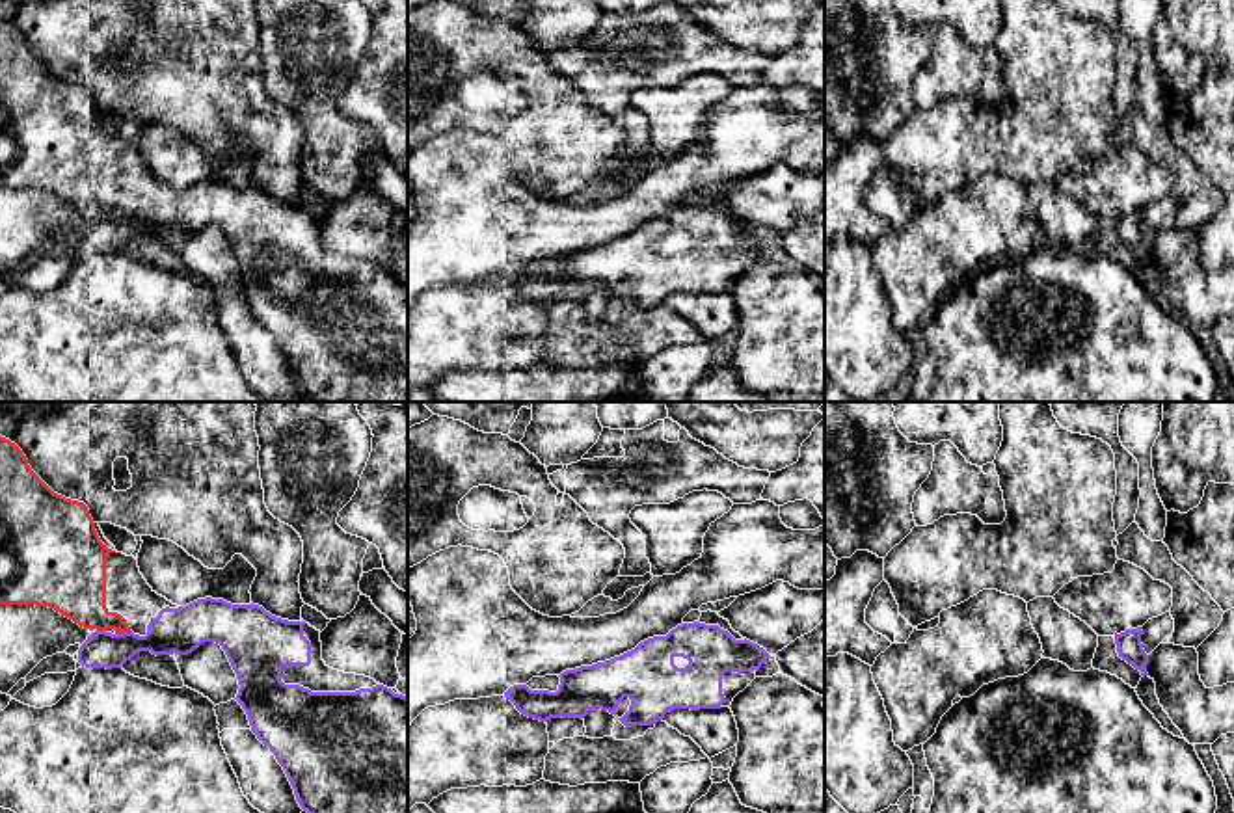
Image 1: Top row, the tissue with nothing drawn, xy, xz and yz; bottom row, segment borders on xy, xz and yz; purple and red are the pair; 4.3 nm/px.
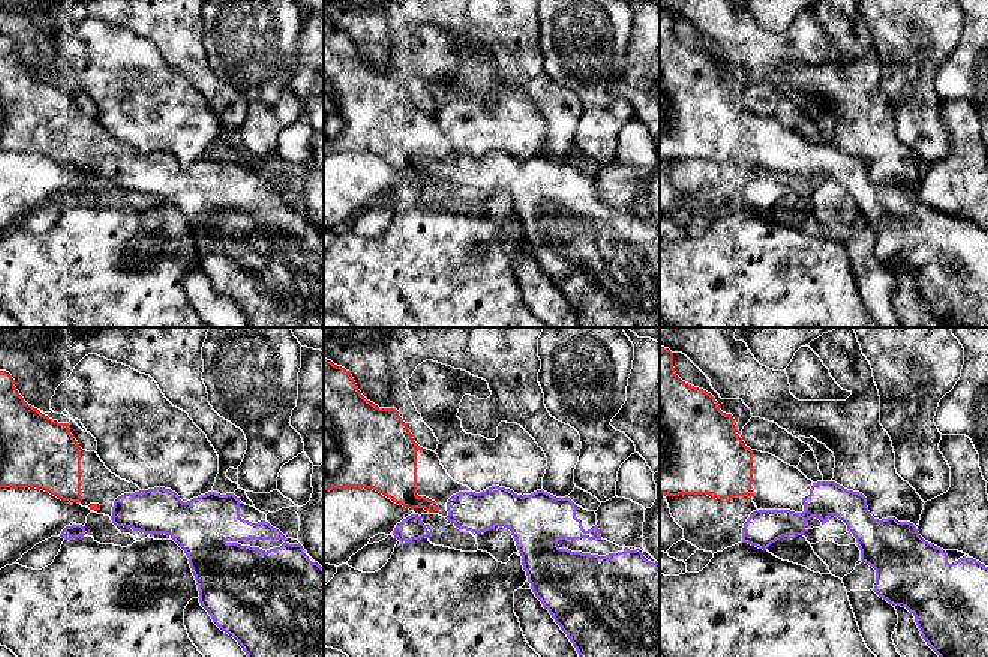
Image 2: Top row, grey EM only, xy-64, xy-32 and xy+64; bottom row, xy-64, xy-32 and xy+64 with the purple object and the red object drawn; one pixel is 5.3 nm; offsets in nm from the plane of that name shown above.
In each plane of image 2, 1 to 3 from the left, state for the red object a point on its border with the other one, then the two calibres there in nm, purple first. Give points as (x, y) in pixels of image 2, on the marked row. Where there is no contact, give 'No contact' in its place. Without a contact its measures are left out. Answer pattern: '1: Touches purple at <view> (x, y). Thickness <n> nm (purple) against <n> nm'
1: No contact
2: No contact
3: No contact

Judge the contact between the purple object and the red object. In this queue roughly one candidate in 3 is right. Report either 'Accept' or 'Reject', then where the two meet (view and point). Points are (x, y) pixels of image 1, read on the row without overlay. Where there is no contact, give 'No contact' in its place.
Accept. Touches purple at xy (123, 216)

